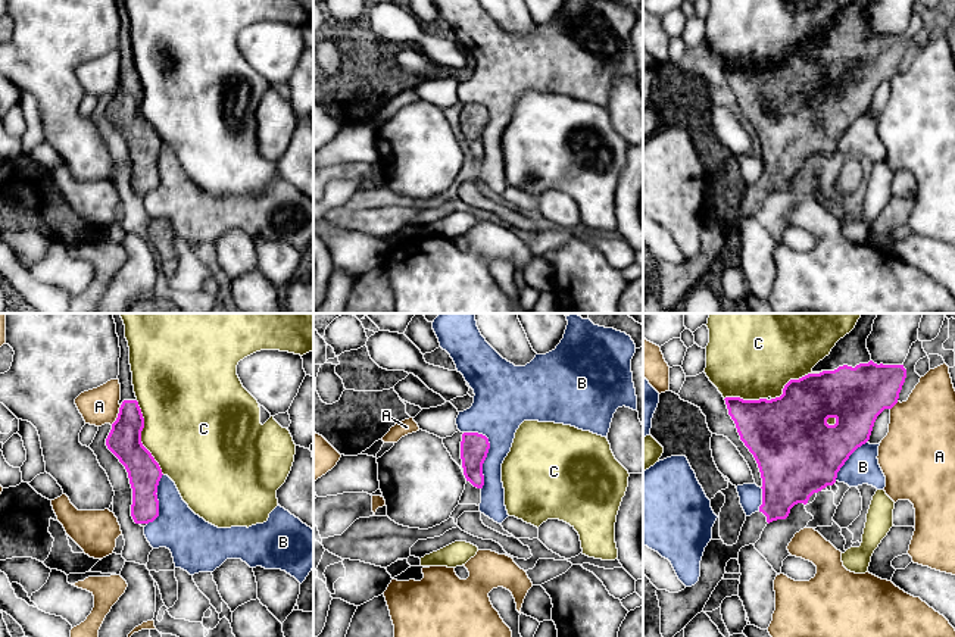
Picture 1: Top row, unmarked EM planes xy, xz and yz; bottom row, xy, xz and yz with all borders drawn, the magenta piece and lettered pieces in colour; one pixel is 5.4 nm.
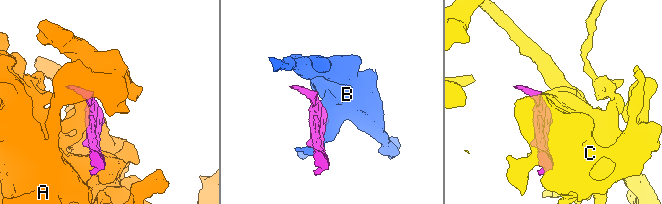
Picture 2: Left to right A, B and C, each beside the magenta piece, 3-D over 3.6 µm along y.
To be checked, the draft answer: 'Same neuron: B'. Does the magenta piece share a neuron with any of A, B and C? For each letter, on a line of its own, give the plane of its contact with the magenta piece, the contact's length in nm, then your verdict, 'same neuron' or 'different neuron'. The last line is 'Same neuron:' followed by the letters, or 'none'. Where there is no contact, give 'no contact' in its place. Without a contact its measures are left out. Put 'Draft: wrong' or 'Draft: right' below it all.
A: xy | 130 nm | different neuron
B: xz | 340 nm | different neuron
C: xy | 440 nm | different neuron
Same neuron: none
Draft: wrong

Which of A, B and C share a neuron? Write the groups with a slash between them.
A / B / C

